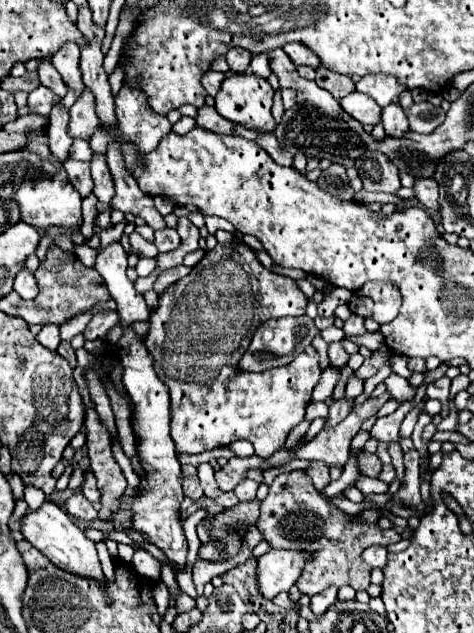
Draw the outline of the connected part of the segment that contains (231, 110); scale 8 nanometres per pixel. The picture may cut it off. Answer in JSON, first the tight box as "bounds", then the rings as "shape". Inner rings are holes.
{"bounds":[215,74,275,132],"shape":[[[233,74],[225,78],[221,90],[215,96],[215,108],[223,118],[235,124],[243,124],[245,128],[257,132],[273,132],[275,120],[271,116],[271,104],[273,104],[273,88],[265,78],[255,74]]]}

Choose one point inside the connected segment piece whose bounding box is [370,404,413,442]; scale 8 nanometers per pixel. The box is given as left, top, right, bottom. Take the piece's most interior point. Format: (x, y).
(386, 429)

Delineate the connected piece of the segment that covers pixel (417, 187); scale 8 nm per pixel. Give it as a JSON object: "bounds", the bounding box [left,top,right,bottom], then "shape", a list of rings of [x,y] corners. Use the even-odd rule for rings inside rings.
{"bounds":[413,178,439,212],"shape":[[[417,178],[413,184],[415,198],[431,212],[439,210],[439,196],[437,196],[437,184],[433,178]]]}

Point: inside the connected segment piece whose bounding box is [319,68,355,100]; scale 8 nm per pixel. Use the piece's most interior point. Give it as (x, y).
(339, 85)

